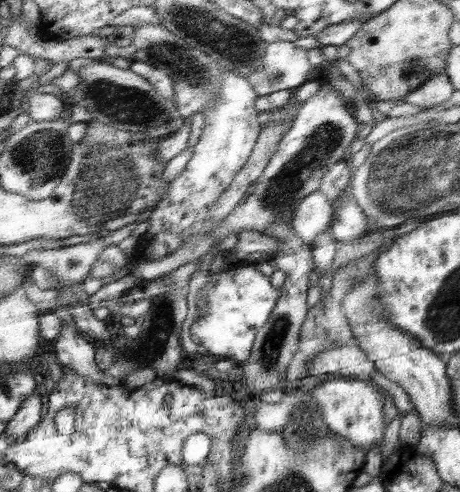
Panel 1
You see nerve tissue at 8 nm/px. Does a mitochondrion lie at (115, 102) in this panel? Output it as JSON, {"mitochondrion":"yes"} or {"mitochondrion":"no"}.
{"mitochondrion":"yes"}

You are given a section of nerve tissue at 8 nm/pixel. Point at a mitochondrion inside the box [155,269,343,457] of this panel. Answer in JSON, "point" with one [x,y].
{"point":[269,359]}

